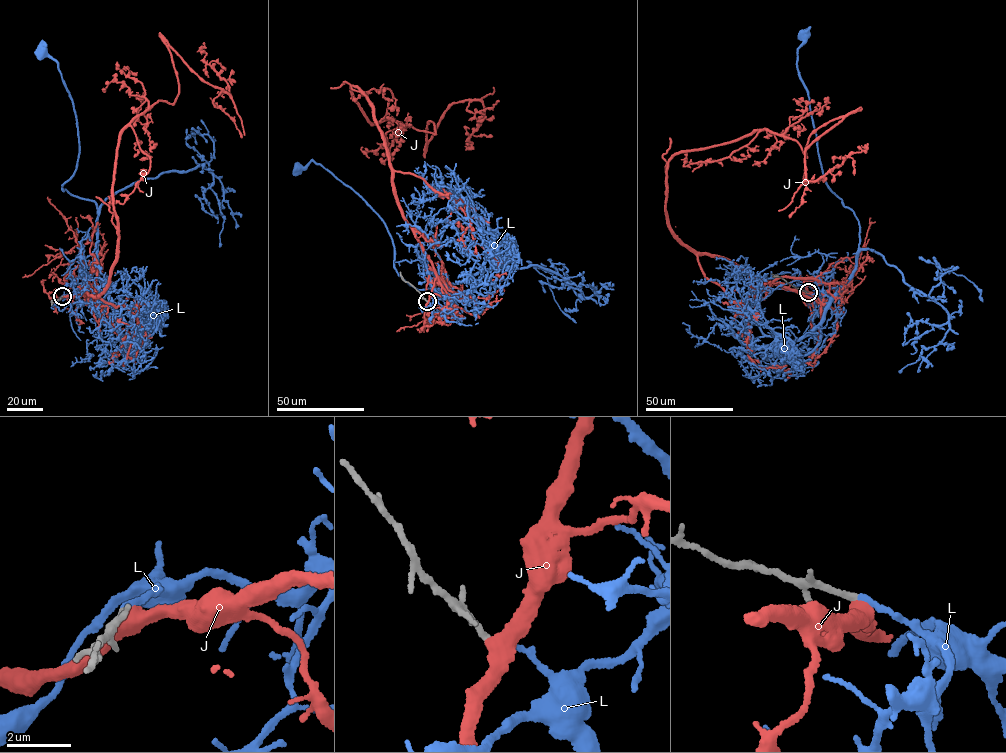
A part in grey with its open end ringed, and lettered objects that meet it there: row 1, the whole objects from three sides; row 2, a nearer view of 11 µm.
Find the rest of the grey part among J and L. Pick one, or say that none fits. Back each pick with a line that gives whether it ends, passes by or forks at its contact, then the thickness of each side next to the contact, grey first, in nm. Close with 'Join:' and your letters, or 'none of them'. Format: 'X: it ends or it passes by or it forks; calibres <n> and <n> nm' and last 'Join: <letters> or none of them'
L: it ends; calibres 180 and 180 nm
Join: L

